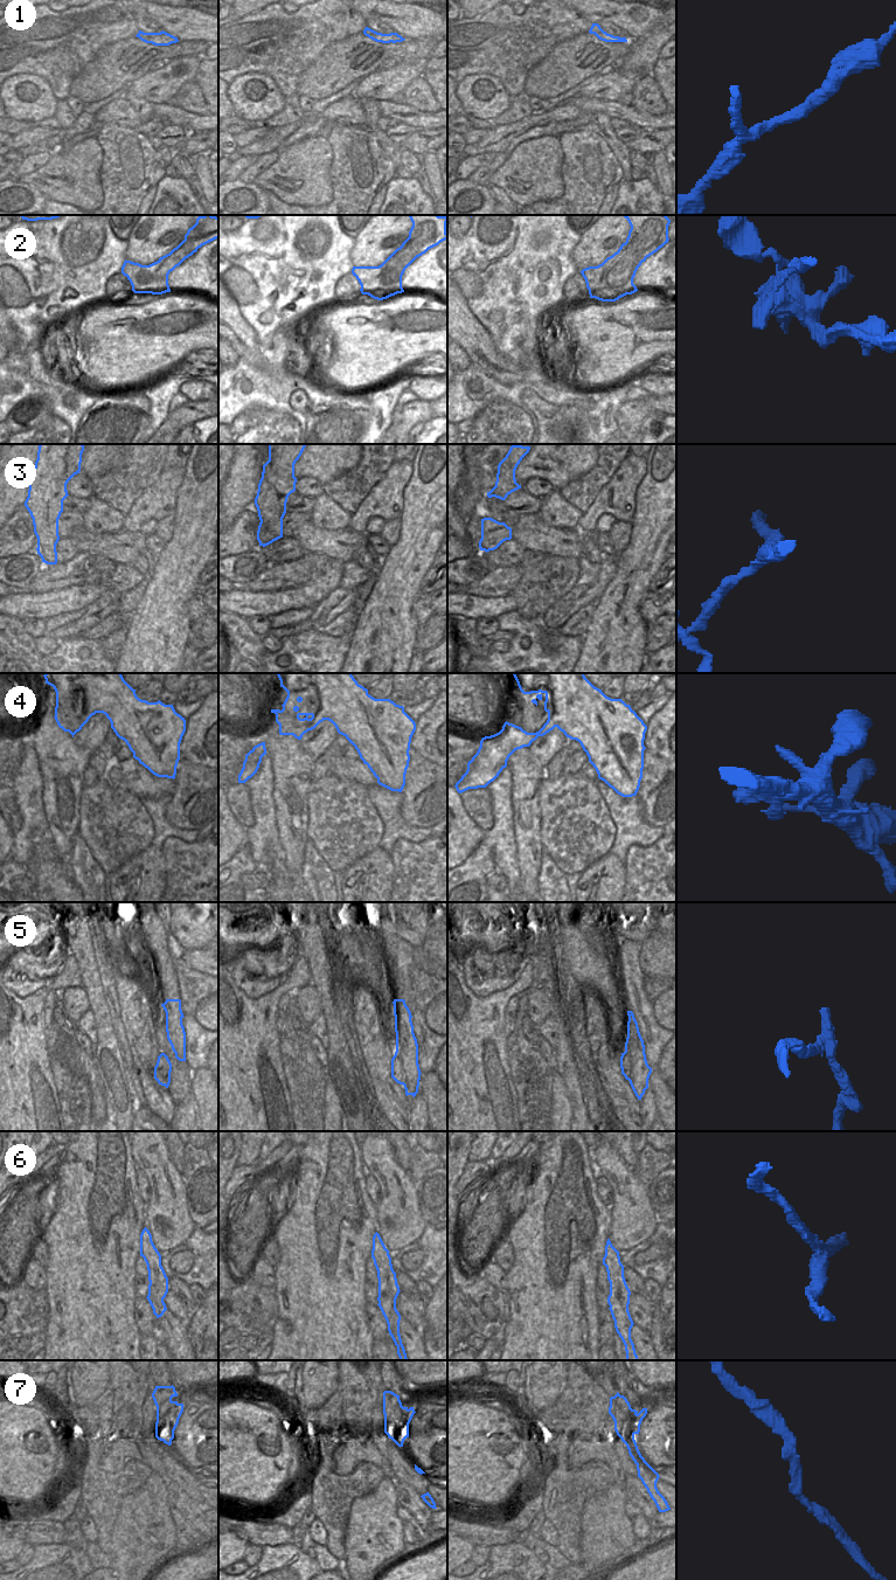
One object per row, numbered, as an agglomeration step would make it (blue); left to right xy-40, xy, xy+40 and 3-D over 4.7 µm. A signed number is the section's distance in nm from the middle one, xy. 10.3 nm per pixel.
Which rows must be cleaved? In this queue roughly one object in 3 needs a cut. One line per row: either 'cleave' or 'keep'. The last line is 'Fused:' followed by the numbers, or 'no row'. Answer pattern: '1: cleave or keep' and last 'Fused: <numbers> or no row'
1: keep
2: cleave
3: cleave
4: keep
5: cleave
6: cleave
7: keep
Fused: 2, 3, 5, 6

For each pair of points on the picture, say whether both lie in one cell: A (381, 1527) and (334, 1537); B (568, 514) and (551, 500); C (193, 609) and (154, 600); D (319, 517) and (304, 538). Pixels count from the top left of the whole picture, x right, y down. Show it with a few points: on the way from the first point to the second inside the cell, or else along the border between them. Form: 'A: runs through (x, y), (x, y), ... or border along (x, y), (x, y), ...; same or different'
A: border along (351, 1508), (344, 1542), (345, 1559), (342, 1561); different
B: runs through (564, 513), (555, 504); same
C: border along (196, 591), (187, 605), (190, 622); different
D: border along (311, 520), (321, 528), (340, 529); different

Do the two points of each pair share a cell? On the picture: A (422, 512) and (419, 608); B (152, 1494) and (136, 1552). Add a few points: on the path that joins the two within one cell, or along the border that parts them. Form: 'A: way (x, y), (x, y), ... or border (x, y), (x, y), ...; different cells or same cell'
A: border (419, 590), (412, 603), (415, 618); different cells
B: way (147, 1508), (141, 1538); same cell

